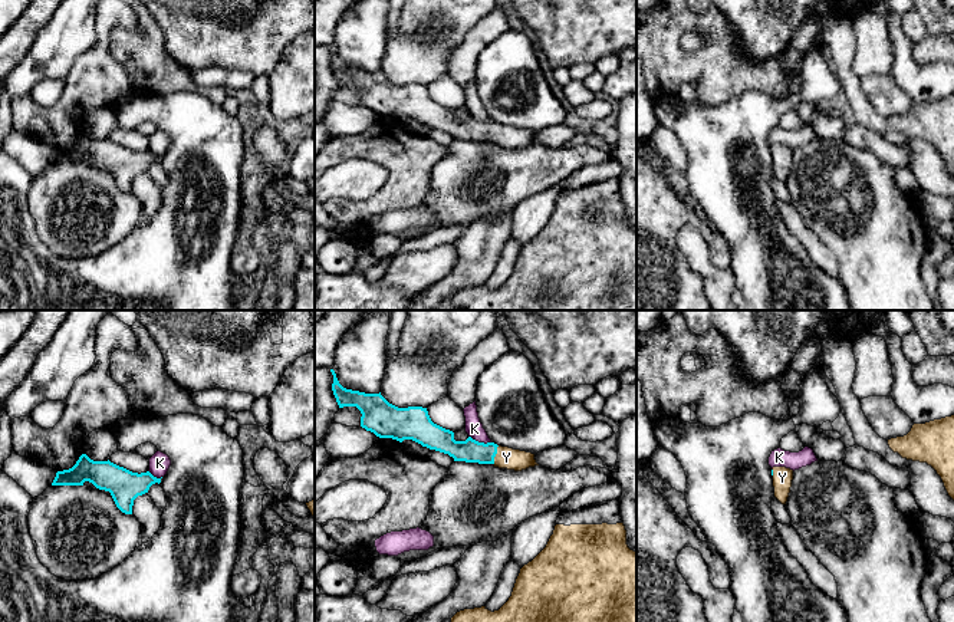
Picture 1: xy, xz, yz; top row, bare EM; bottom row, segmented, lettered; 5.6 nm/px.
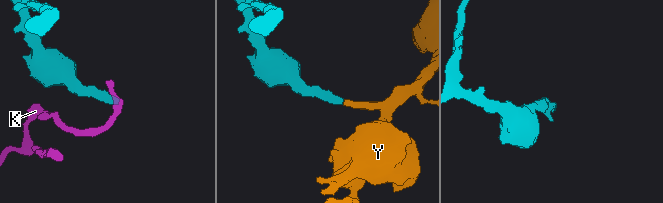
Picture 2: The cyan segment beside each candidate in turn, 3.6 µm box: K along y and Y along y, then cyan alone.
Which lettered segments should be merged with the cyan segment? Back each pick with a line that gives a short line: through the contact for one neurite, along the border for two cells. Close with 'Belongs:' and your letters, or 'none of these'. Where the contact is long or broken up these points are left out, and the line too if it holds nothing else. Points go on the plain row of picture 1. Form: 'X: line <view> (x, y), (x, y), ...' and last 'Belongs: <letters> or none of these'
Y: line xz (470, 128), (494, 134), (506, 135)
Belongs: Y

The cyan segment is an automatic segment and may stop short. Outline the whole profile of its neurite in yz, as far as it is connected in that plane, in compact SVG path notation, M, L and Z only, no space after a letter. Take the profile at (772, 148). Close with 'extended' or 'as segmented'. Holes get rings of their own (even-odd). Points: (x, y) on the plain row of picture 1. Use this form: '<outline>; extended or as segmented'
M773 145L772 154L773 154L774 175L782 182L786 182L792 165L793 148L786 145Z; extended

